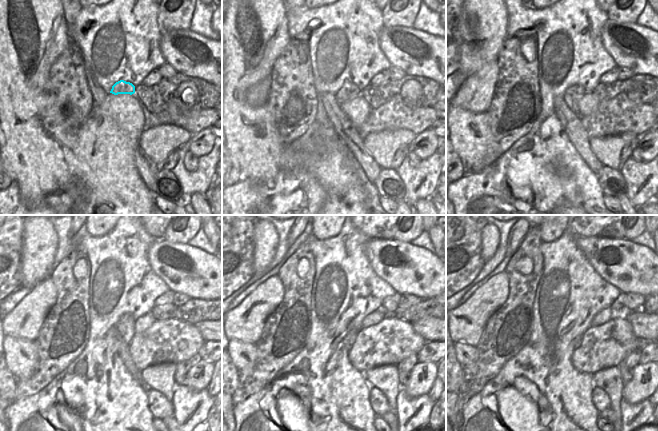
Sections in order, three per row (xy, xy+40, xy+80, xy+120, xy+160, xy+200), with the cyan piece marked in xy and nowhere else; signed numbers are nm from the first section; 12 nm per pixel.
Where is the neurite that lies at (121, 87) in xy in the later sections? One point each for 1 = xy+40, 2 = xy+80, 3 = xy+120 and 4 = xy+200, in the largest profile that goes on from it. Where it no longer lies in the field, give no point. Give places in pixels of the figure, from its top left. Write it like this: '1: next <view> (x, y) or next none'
1: next xy+40 (349, 91)
2: next xy+80 (572, 95)
3: next xy+120 (126, 325)
4: next xy+200 (578, 344)

